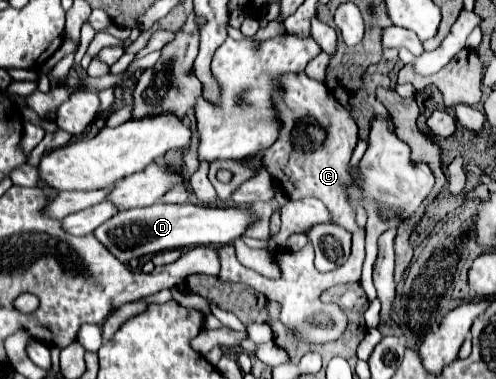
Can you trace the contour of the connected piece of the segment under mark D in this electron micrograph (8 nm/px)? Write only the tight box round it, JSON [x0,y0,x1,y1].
[94,203,254,263]

